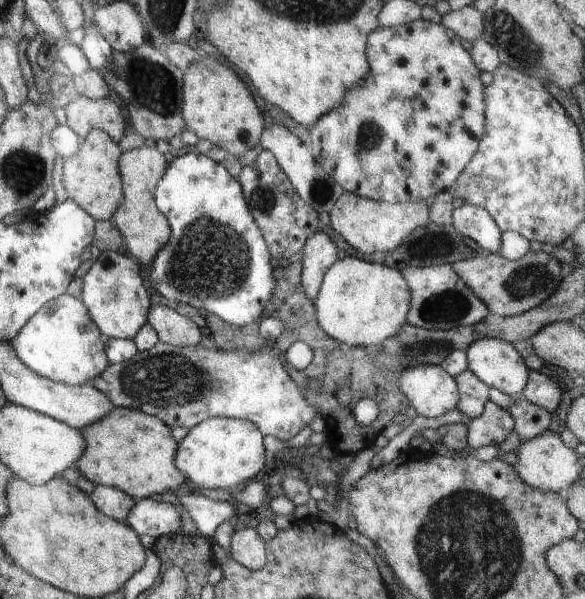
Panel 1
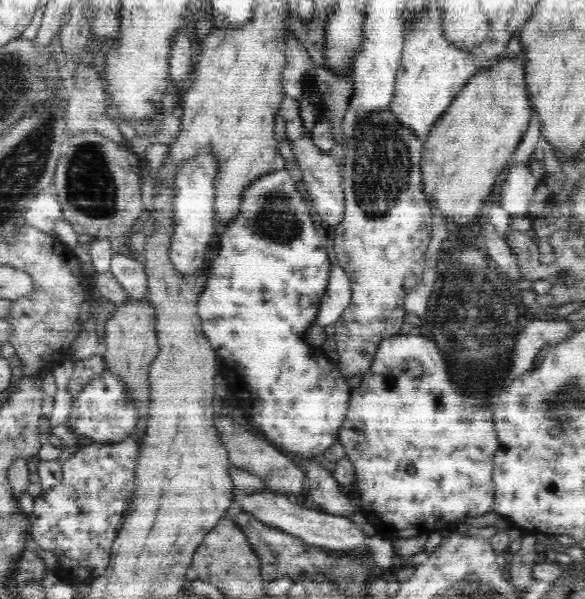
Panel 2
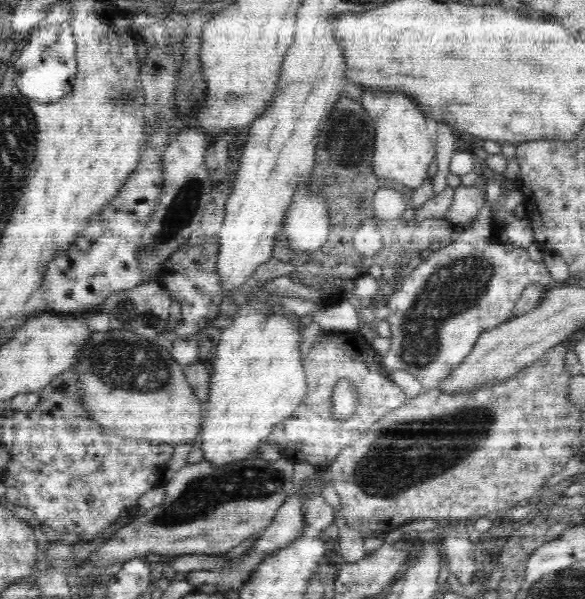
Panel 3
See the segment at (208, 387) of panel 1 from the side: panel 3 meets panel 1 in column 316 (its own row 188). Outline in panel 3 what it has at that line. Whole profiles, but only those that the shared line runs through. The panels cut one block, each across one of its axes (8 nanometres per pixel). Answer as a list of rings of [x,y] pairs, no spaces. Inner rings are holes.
[[[363,90],[363,92],[362,106],[372,119],[375,128],[376,142],[374,142],[373,166],[376,168],[376,174],[392,184],[402,183],[415,190],[428,177],[428,168],[430,168],[431,162],[436,159],[435,144],[439,122],[424,116],[416,102],[412,102],[412,99],[408,98],[406,94],[400,94],[400,92],[390,94],[390,92],[374,92],[373,90]]]

